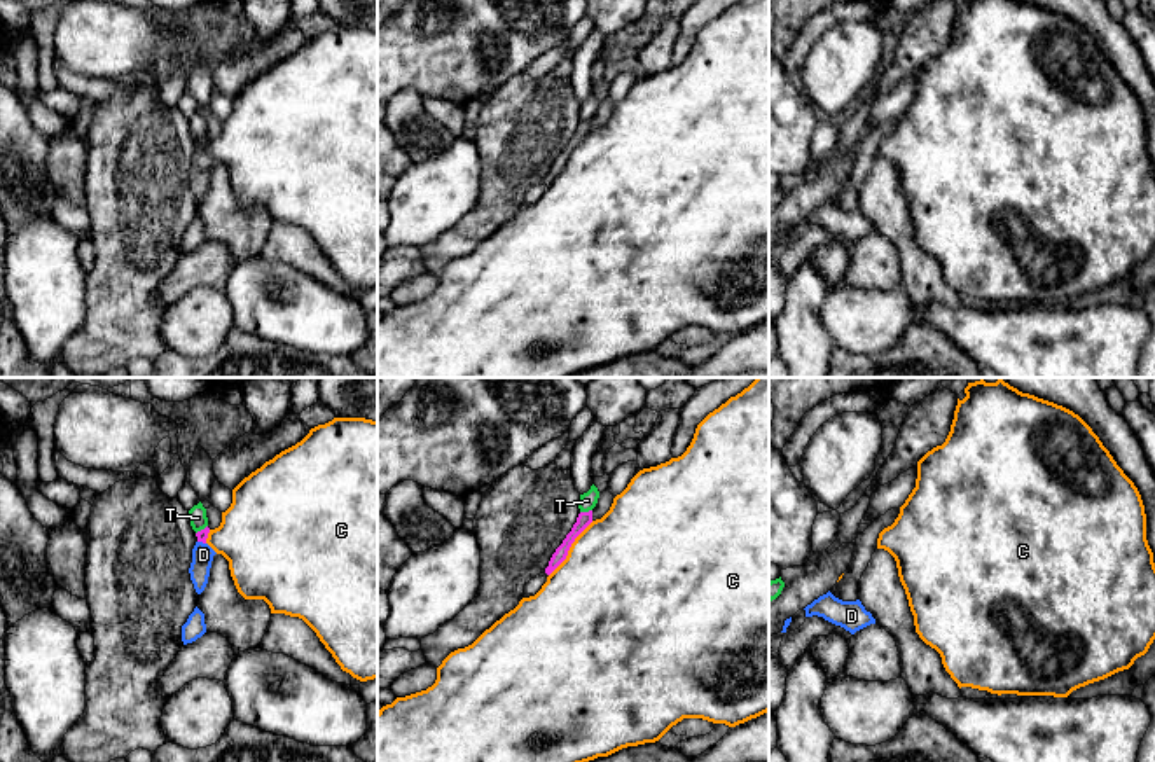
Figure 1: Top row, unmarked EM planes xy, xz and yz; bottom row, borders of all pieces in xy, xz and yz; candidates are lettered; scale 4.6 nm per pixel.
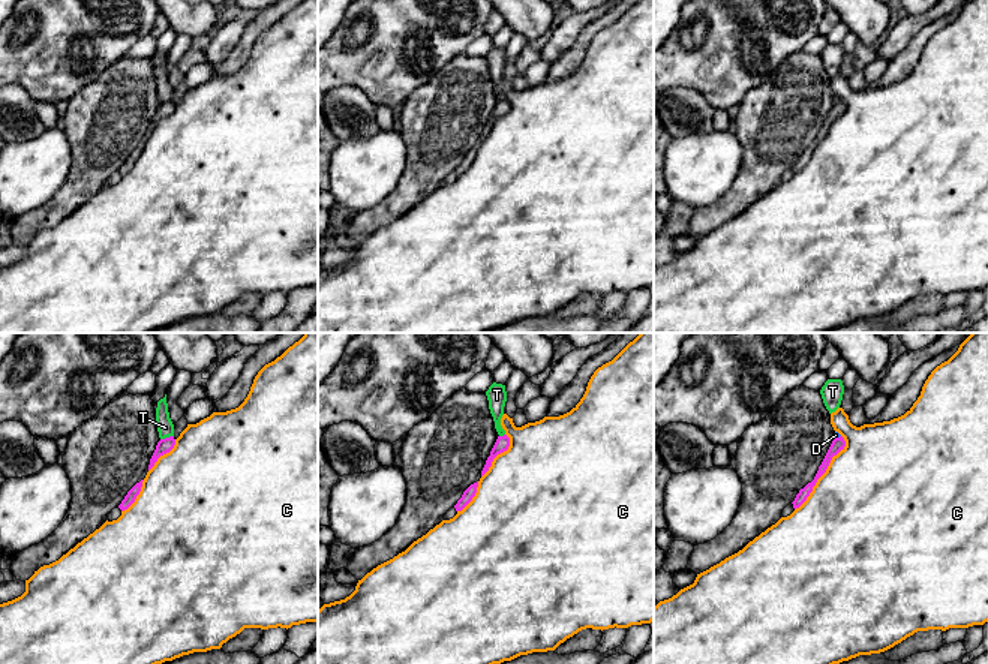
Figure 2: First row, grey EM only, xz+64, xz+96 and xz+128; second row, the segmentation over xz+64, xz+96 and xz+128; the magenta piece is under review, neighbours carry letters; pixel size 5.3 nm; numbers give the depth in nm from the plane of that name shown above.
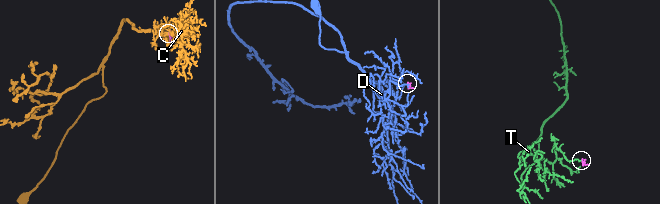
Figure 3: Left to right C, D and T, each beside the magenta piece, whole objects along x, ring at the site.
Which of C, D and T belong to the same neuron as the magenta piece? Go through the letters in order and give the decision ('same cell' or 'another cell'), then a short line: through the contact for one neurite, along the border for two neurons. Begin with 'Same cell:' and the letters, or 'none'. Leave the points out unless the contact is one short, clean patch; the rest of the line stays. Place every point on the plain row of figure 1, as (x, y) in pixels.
Same cell: none
C: another cell
D: another cell
T: another cell; line xz (591, 117), (580, 121)

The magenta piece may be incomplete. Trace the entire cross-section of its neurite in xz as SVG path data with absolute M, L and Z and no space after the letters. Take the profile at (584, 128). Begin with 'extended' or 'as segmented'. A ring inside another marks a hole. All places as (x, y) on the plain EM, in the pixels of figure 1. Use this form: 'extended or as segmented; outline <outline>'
as segmented; outline M592 119L578 122L571 140L566 143L563 152L552 163L549 175L545 177L547 184L550 184L566 168L571 152L591 131L592 131Z

